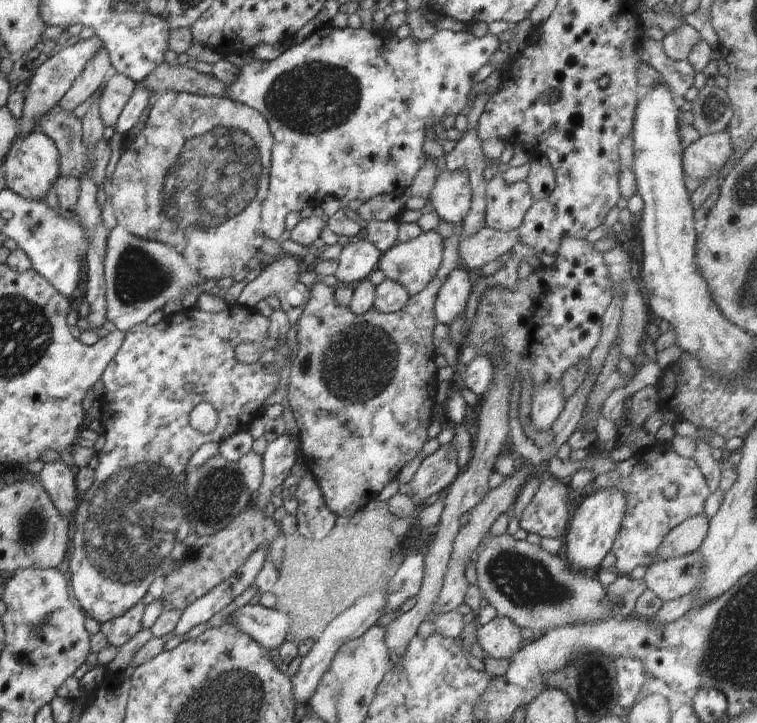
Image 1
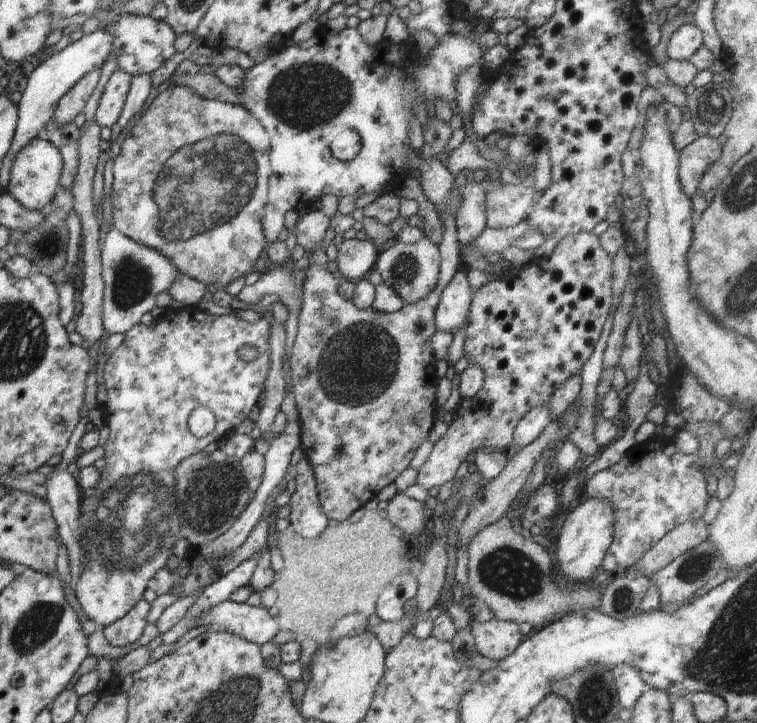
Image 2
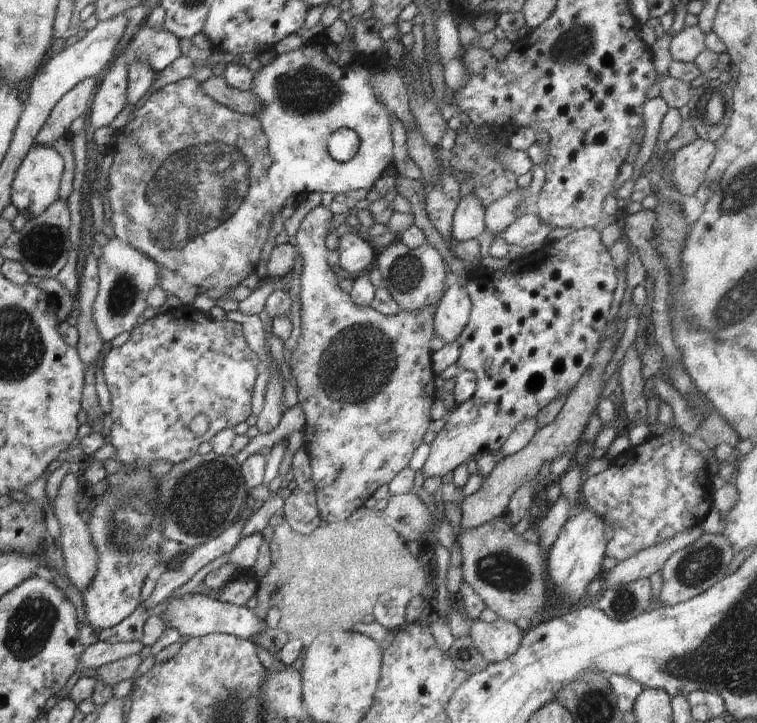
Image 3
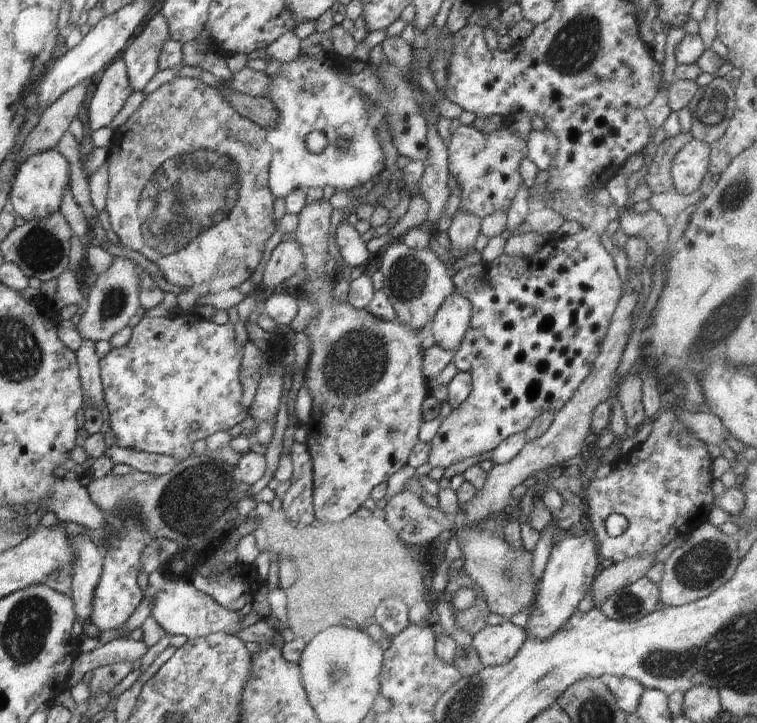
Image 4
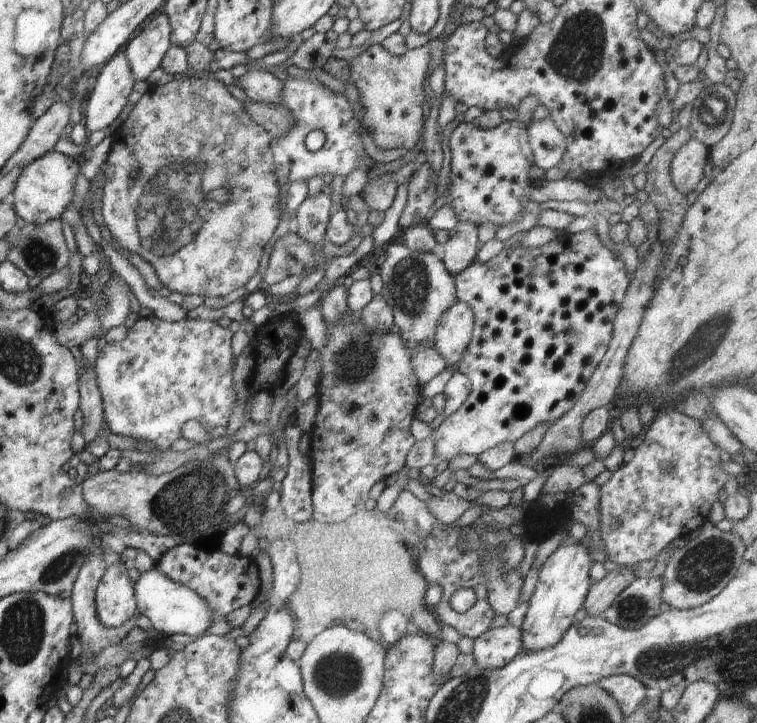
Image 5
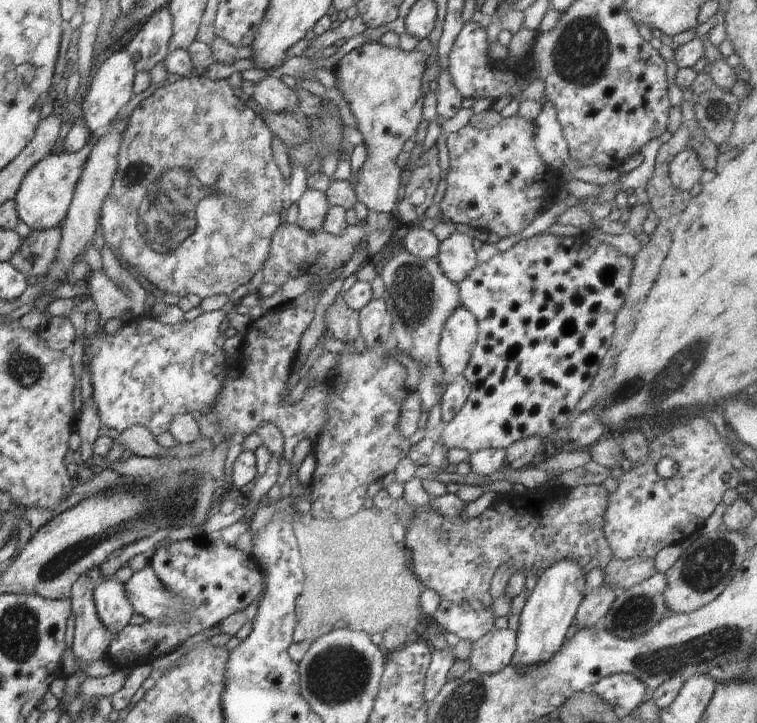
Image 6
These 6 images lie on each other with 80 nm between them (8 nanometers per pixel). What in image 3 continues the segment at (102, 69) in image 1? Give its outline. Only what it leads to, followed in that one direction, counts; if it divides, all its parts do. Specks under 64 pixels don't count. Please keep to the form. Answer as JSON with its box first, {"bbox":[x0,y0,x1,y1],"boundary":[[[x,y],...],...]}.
{"bbox":[33,77,97,146],"boundary":[[[90,77],[79,82],[60,98],[50,111],[50,116],[34,138],[33,146],[50,146],[69,131],[69,126],[78,117],[84,117],[88,102],[94,94],[97,77]]]}

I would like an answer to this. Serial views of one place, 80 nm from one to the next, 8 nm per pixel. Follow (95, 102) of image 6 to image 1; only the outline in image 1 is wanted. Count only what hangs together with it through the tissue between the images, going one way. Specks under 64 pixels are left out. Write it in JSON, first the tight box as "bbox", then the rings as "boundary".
{"bbox":[100,73,136,127],"boundary":[[[119,73],[112,76],[100,100],[100,119],[104,127],[116,127],[124,106],[134,94],[134,88],[136,88],[134,80]]]}

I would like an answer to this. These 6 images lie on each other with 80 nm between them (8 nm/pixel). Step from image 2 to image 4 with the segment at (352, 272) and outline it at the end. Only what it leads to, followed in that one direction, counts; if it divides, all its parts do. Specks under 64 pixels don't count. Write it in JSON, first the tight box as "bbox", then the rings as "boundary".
{"bbox":[334,221,372,269],"boundary":[[[343,221],[334,232],[334,240],[345,266],[354,269],[366,266],[372,255],[368,252],[367,244],[362,240],[361,234],[354,227]]]}

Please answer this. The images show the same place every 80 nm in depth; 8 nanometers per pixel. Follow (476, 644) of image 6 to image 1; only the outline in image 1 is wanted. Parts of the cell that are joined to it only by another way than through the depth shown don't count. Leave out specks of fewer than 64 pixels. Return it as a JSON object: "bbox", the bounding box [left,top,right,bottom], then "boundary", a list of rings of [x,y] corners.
{"bbox":[477,617,527,660],"boundary":[[[501,617],[478,628],[477,640],[486,657],[499,660],[510,660],[527,643],[516,624],[510,618]]]}

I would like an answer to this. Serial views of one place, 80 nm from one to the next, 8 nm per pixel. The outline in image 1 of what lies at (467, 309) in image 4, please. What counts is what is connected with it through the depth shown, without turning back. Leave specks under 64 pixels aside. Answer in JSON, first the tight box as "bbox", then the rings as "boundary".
{"bbox":[434,268,472,326],"boundary":[[[454,268],[442,280],[440,290],[434,300],[435,323],[450,326],[467,307],[472,291],[470,274],[466,270]]]}

